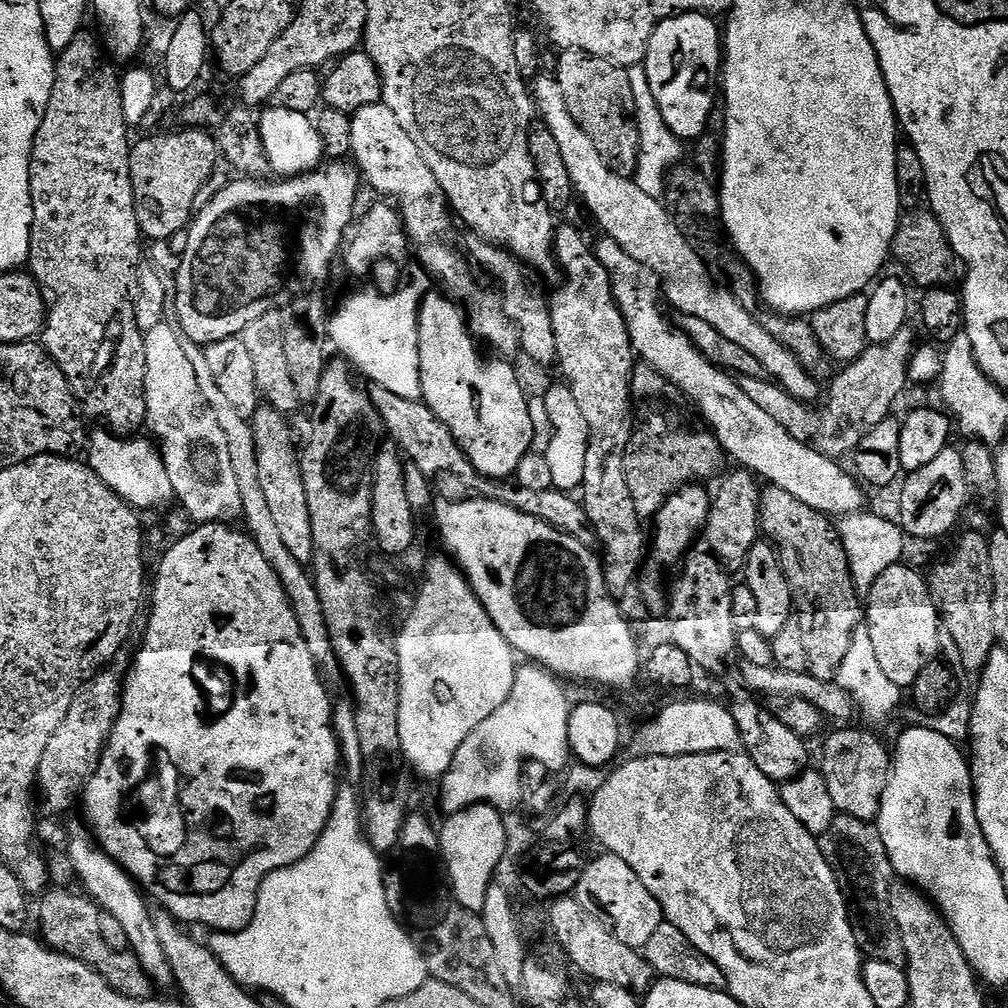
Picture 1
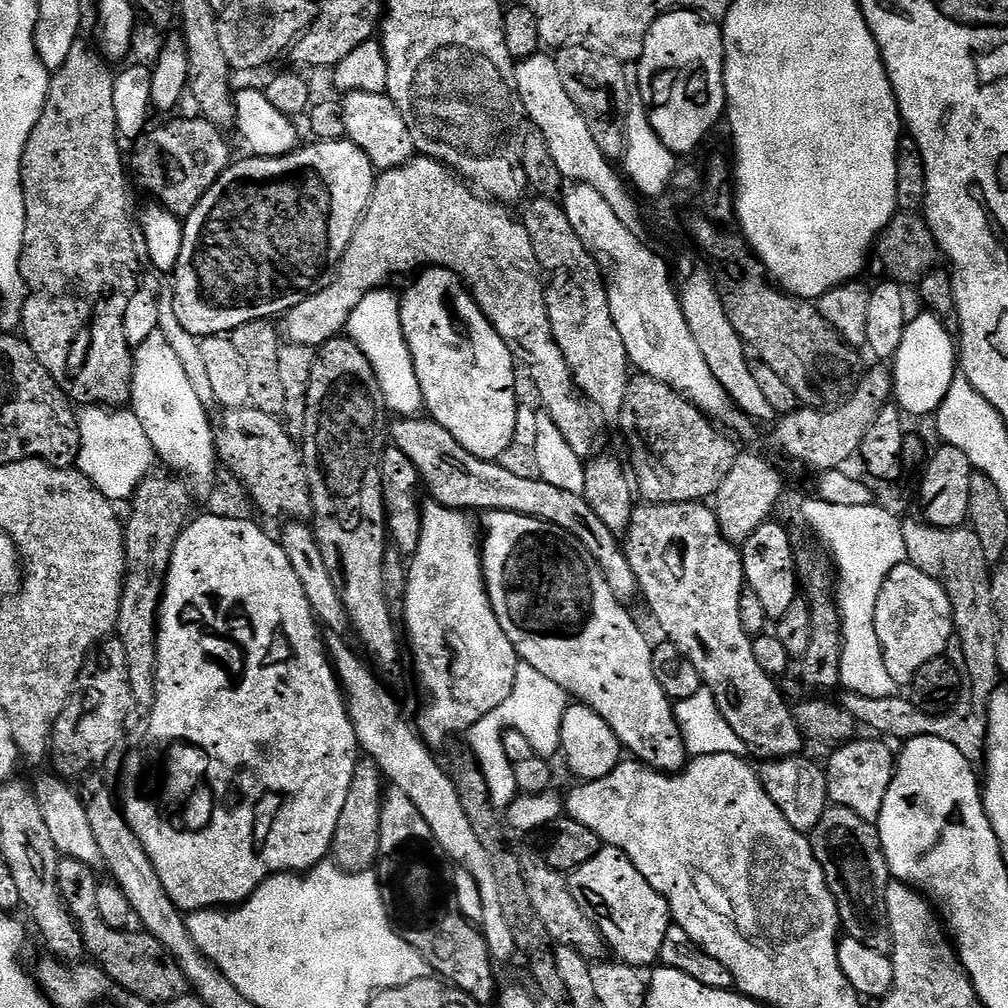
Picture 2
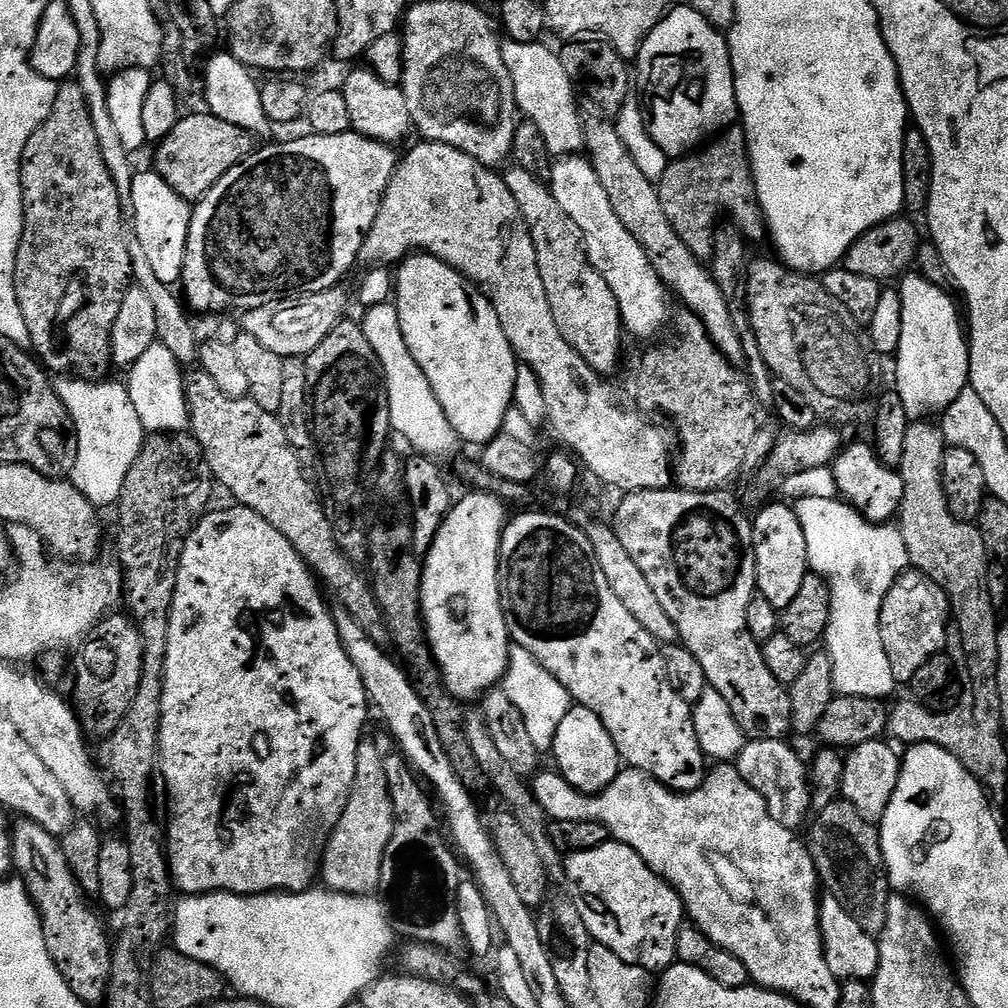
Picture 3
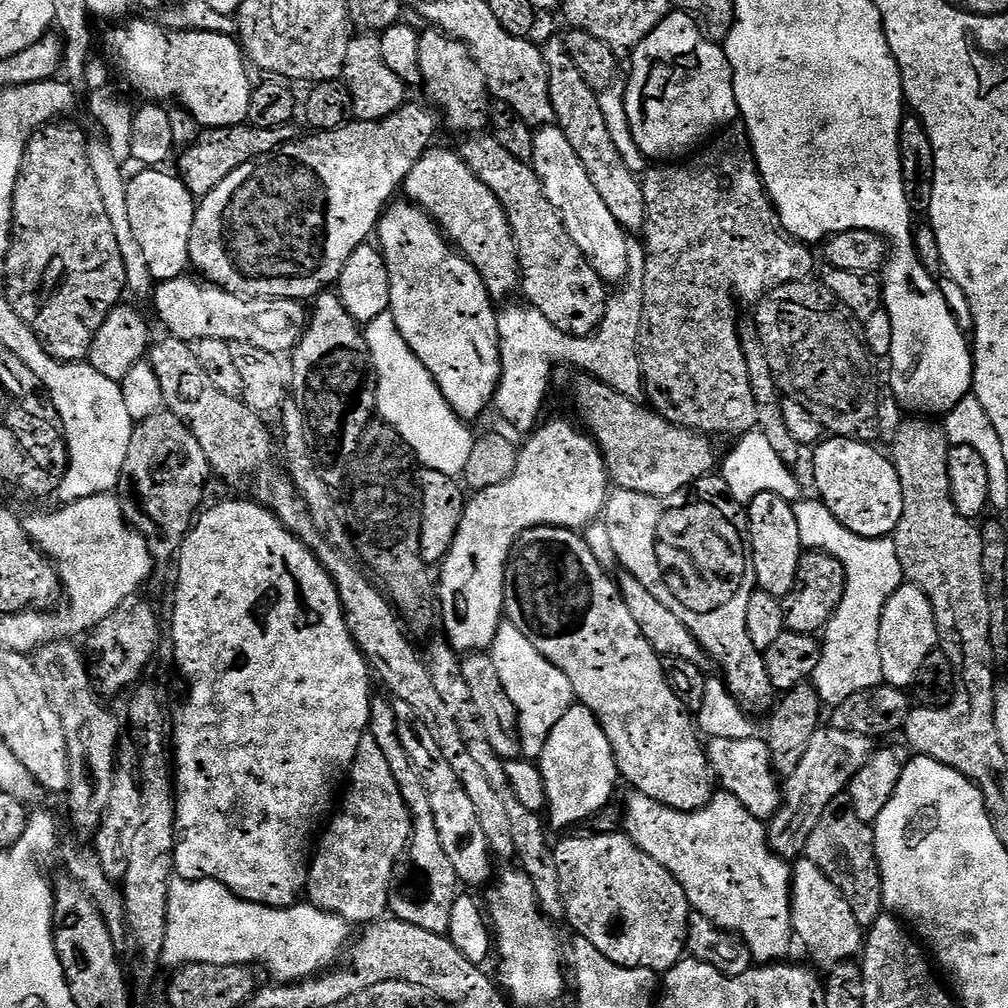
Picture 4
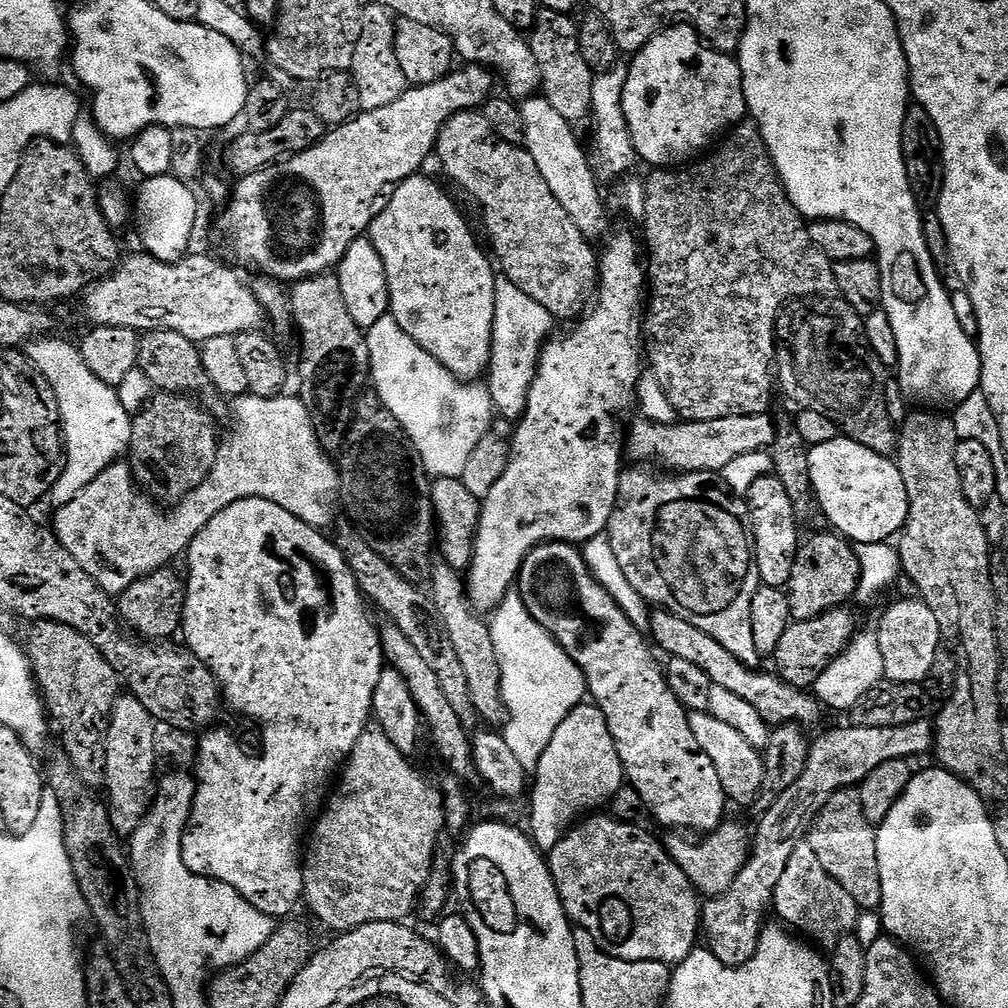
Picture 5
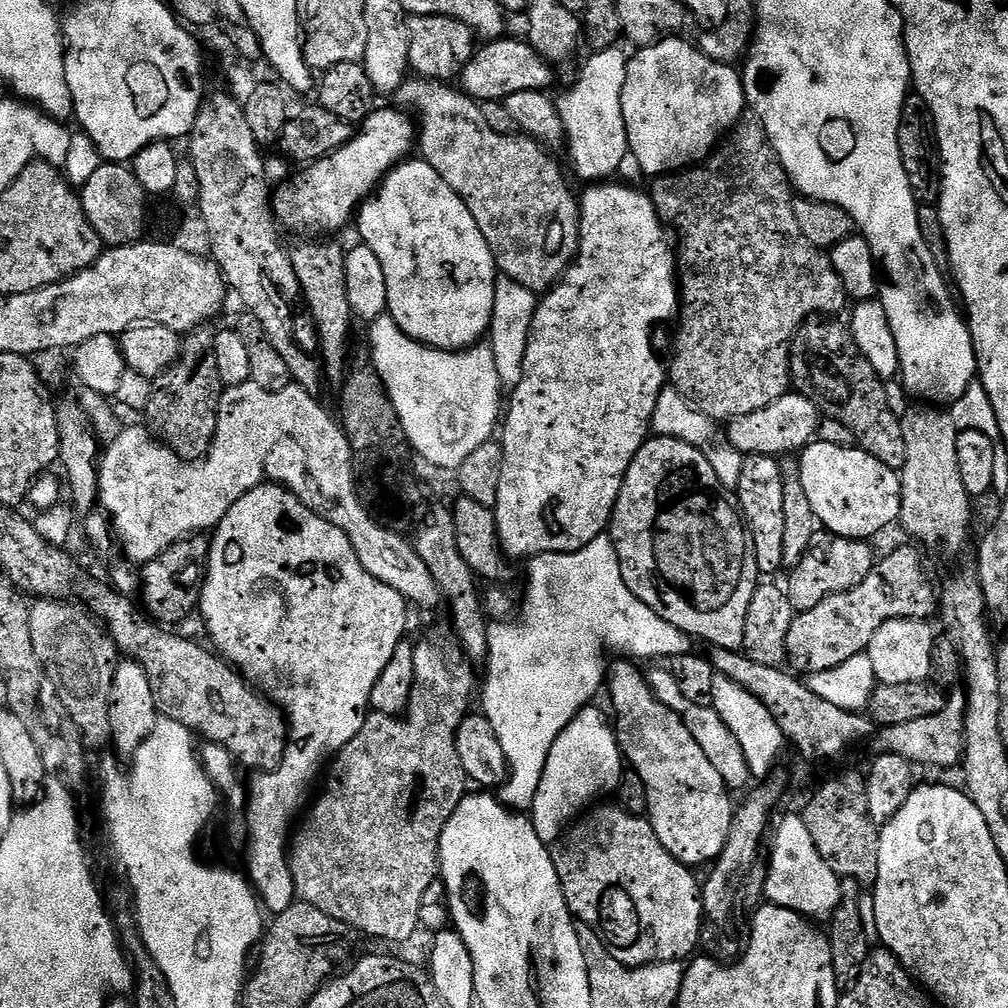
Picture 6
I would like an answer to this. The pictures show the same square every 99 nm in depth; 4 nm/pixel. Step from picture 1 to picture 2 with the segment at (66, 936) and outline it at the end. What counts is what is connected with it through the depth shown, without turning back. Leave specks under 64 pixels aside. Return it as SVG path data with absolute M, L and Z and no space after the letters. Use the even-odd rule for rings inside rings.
M61 859L58 866L58 890L64 899L64 905L74 918L78 930L84 939L84 951L99 967L113 985L120 990L134 994L154 1006L162 1002L174 1002L182 998L190 988L186 974L179 960L174 959L170 950L158 942L148 932L133 930L110 930L106 922L102 922L102 914L98 914L98 877L89 864L77 860Z

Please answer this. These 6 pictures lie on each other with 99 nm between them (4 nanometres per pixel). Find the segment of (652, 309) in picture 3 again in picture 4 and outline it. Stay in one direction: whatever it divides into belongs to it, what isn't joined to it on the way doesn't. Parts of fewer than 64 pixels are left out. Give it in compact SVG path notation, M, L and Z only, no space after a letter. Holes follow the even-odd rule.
M543 125L534 135L533 156L531 164L536 176L544 184L547 200L562 216L568 233L575 244L582 250L590 266L606 284L623 283L629 270L629 237L614 214L607 209L606 202L595 189L590 174L582 164L582 160L567 141L565 132L557 125Z

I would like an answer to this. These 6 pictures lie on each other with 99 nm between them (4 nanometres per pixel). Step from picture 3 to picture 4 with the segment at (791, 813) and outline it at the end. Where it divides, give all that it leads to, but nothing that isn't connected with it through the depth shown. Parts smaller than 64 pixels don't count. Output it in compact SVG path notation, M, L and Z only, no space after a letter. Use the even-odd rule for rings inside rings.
M759 735L750 738L718 738L709 739L706 744L708 766L712 775L718 781L719 787L725 792L730 792L754 814L754 818L769 821L780 808L782 799L782 784L770 762L770 750L767 739Z

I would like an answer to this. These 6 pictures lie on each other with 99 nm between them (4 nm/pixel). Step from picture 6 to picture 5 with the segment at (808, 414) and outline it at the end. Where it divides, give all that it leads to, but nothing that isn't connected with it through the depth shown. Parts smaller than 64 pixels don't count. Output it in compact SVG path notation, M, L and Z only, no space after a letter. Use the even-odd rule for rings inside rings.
M768 414L731 416L713 420L693 420L675 424L659 424L643 418L636 418L632 429L626 432L626 456L640 466L661 464L673 468L676 474L685 472L723 473L734 458L771 449L776 433L777 421Z

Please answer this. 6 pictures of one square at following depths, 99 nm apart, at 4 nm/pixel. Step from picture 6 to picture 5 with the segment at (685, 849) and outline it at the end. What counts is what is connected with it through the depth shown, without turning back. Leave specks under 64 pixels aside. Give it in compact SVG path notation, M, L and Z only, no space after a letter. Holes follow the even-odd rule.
M551 540L548 544L539 544L534 550L530 550L530 554L526 554L526 558L522 562L518 577L518 591L524 599L524 605L528 613L534 618L534 622L541 624L555 638L557 644L561 644L568 651L570 658L574 658L574 662L582 670L584 680L588 684L588 696L591 697L596 707L600 708L602 714L608 720L610 734L613 735L613 740L616 743L618 758L621 759L621 766L624 767L627 783L634 790L638 790L647 815L652 815L658 823L672 828L668 830L683 830L688 834L707 834L725 823L724 804L726 805L726 797L722 790L722 781L718 779L718 773L714 771L714 762L710 762L710 758L706 758L702 746L698 746L698 741L694 738L694 730L690 730L688 712L680 705L678 698L674 698L674 690L670 690L670 686L664 678L662 664L659 664L652 657L653 649L646 643L645 633L632 623L630 617L618 606L616 599L596 581L584 560L583 551L577 545L565 544L562 540Z

